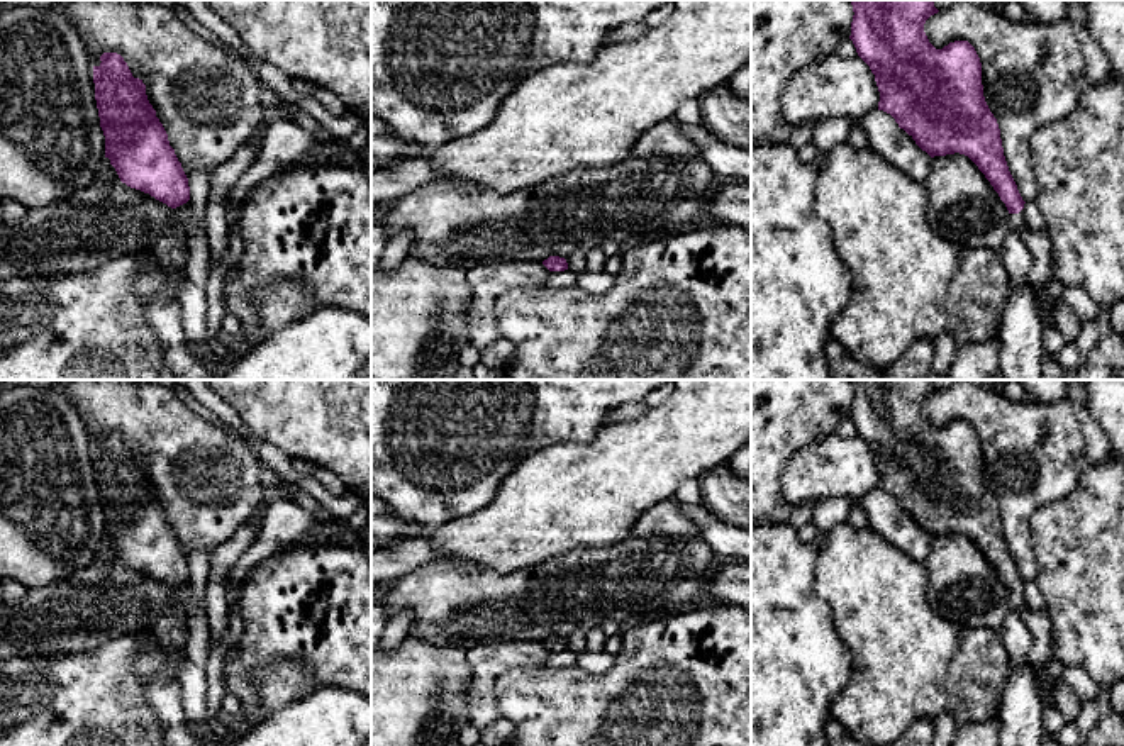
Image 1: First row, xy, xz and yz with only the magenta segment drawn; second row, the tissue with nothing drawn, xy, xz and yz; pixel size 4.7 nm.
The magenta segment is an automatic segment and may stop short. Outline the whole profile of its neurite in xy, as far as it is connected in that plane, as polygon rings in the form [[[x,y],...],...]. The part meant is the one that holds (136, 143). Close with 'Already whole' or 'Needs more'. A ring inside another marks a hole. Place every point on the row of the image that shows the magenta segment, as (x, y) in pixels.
[[[103,53],[100,61],[93,66],[93,83],[100,127],[105,136],[105,158],[127,186],[149,193],[171,209],[186,203],[190,200],[188,178],[147,100],[146,85],[132,76],[120,54]]]. Already whole

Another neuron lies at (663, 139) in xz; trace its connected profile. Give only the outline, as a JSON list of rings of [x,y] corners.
[[[663,120],[639,136],[631,156],[695,158],[700,156],[700,149],[673,120]]]

